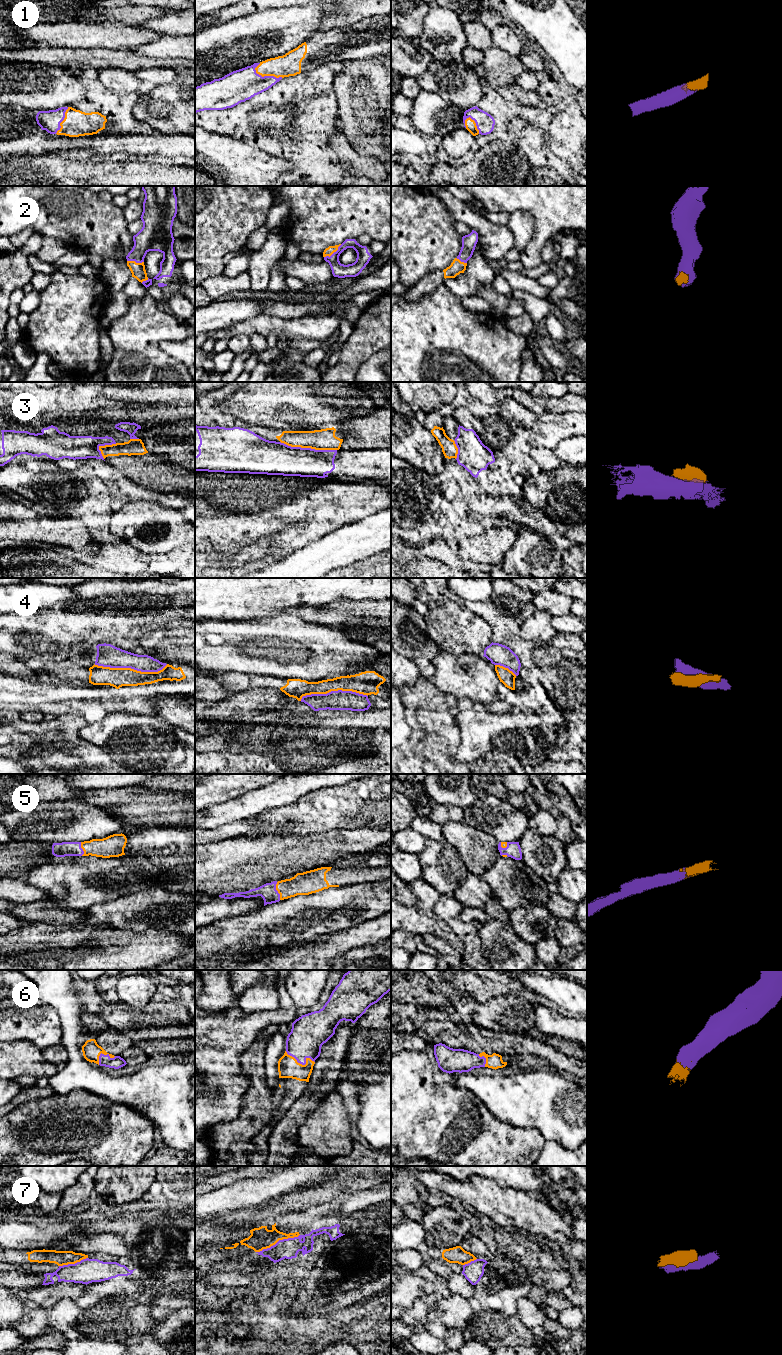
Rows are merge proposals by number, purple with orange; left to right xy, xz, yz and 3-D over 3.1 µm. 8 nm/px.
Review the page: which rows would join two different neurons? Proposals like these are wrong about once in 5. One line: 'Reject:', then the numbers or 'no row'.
Reject: 3, 4, 7

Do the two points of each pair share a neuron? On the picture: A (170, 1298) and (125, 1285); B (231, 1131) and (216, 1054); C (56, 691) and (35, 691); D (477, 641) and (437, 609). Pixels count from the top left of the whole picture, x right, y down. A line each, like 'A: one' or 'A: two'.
A: one
B: two
C: one
D: one

